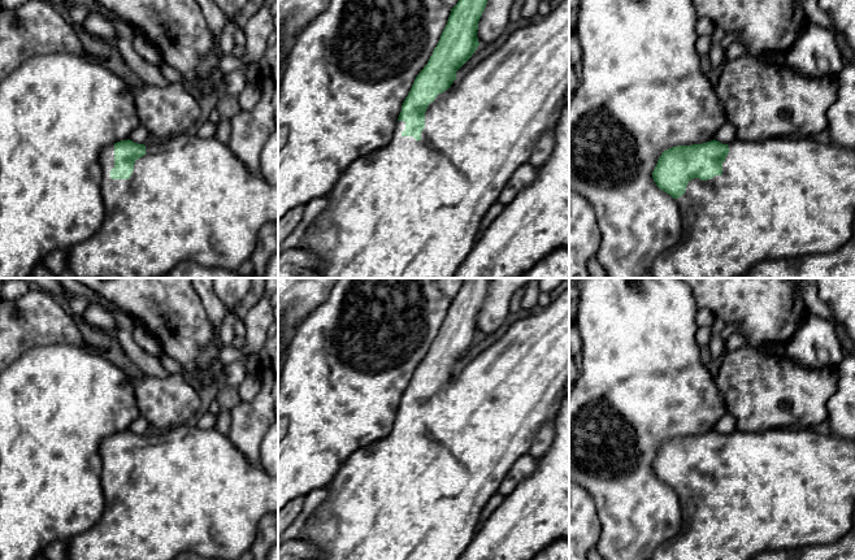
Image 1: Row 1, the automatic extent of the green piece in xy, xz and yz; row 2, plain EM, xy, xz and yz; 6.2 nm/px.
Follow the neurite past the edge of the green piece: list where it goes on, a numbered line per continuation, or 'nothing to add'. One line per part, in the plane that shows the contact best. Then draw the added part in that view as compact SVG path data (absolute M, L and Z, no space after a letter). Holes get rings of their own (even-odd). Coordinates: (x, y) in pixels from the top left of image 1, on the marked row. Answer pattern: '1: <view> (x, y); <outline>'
1: xz (411, 209); M564 0L538 23L530 23L509 35L494 53L483 58L451 87L437 95L425 112L425 127L421 139L403 136L405 122L398 121L391 140L368 155L355 159L330 192L327 207L305 227L300 248L312 252L321 262L317 278L453 278L459 266L474 247L483 216L499 201L499 195L515 172L528 164L539 138L552 134L563 109L569 105L569 0Z

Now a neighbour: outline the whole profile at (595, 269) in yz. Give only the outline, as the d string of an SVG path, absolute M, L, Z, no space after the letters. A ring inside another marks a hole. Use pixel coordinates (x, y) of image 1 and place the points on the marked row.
M596 253L589 259L587 270L589 270L590 278L608 278L606 269L598 261Z

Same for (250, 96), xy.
M257 79L247 82L243 91L238 95L238 101L242 110L253 109L261 99L261 90L259 87Z

